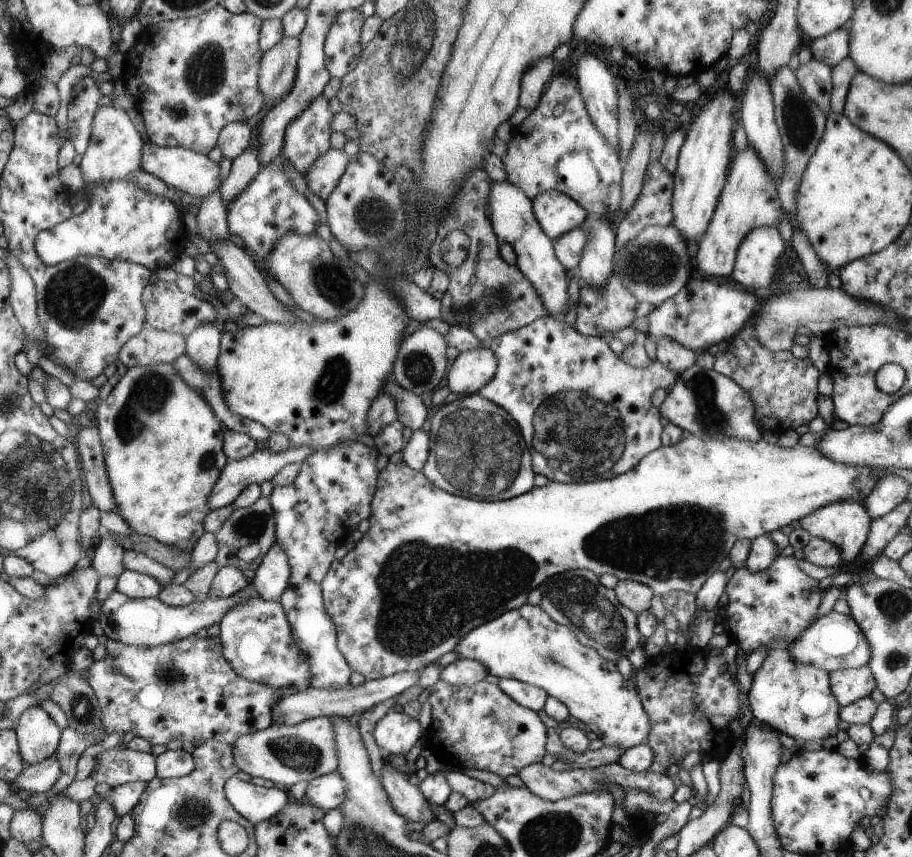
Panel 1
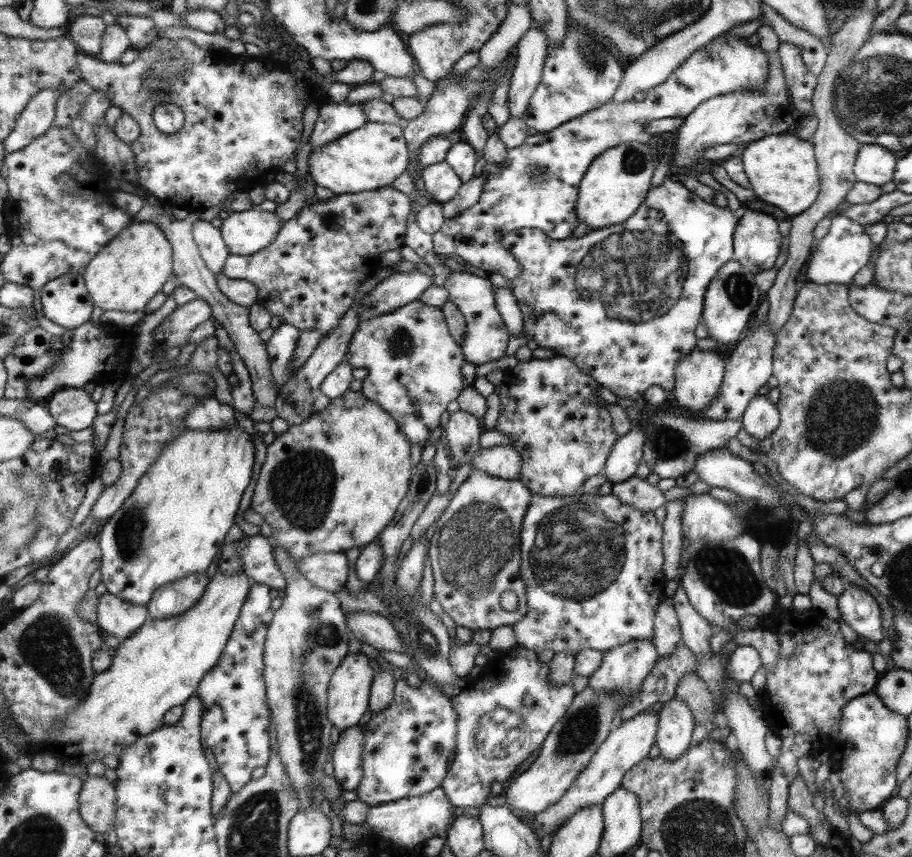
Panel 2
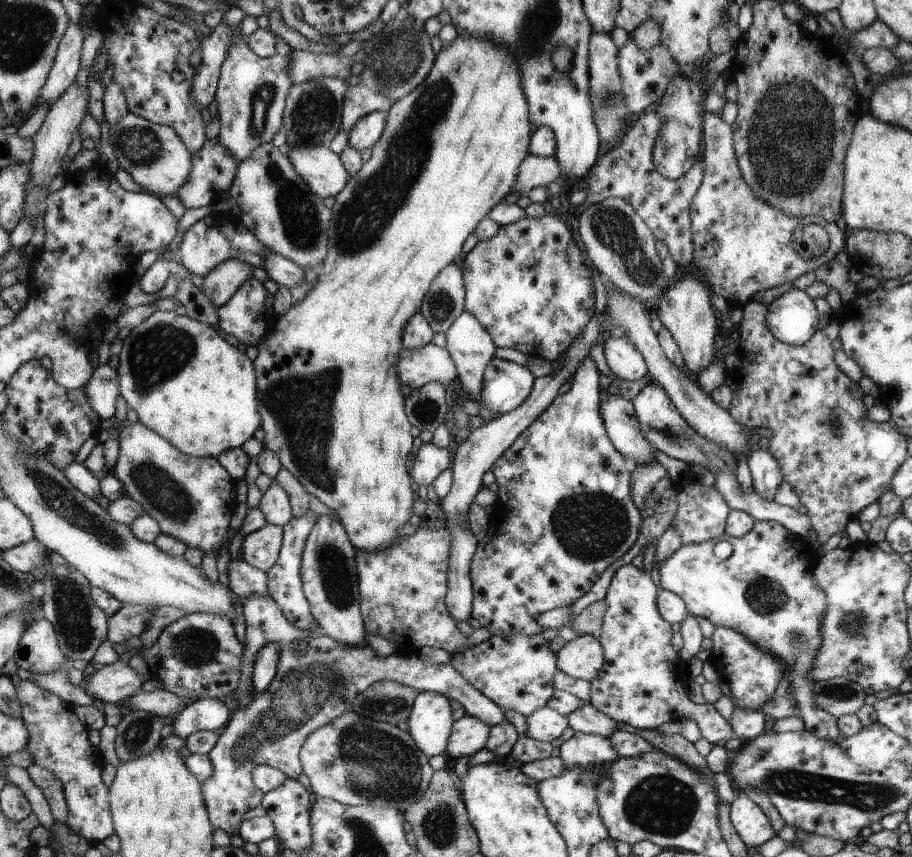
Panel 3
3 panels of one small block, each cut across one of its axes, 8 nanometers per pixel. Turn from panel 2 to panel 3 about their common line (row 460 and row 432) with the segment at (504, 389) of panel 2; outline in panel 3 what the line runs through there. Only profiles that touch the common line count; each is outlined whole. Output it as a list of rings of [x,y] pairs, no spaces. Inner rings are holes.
[[[588,356],[577,369],[574,377],[563,392],[554,398],[554,402],[542,412],[539,418],[530,424],[515,442],[494,462],[491,471],[496,475],[496,483],[499,485],[498,500],[492,504],[490,512],[490,526],[488,532],[477,542],[477,548],[470,564],[470,577],[472,578],[473,606],[471,616],[478,620],[482,627],[488,628],[492,635],[506,636],[506,634],[526,634],[533,636],[542,633],[545,629],[540,626],[539,618],[544,613],[556,608],[571,606],[588,590],[594,582],[600,578],[606,568],[619,560],[630,550],[638,538],[640,528],[640,508],[630,498],[630,472],[626,470],[626,460],[615,448],[615,444],[608,438],[607,426],[604,423],[602,405],[603,392],[600,390],[599,379],[601,373],[594,364],[594,360]]]

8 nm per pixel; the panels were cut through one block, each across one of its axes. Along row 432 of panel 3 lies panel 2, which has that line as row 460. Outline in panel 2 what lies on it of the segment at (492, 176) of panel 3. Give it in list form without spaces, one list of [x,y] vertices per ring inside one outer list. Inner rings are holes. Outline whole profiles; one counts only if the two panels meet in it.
[[[348,390],[338,399],[331,400],[328,408],[313,413],[302,424],[289,425],[286,432],[276,436],[274,441],[267,446],[266,461],[260,470],[250,508],[261,514],[264,517],[264,522],[272,527],[273,533],[269,540],[272,548],[280,548],[280,546],[287,548],[288,552],[294,557],[297,568],[299,568],[300,562],[310,553],[342,553],[351,548],[366,546],[368,542],[374,542],[374,538],[383,533],[384,526],[388,527],[391,520],[395,518],[400,504],[403,503],[404,496],[407,496],[406,490],[408,490],[408,484],[411,484],[410,476],[414,475],[412,473],[412,464],[408,464],[408,462],[410,462],[410,441],[399,427],[395,417],[377,402],[363,396],[361,391]]]

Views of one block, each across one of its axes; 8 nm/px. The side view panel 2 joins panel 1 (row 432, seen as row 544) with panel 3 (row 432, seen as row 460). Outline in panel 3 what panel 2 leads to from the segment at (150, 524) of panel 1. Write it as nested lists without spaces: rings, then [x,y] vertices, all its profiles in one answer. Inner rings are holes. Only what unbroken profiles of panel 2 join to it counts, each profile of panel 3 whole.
[[[156,310],[152,316],[148,316],[147,320],[133,327],[132,332],[123,341],[123,351],[119,356],[121,365],[118,370],[122,374],[122,393],[125,405],[128,410],[136,410],[141,424],[144,424],[150,430],[158,432],[168,442],[172,442],[172,446],[176,446],[180,452],[199,458],[212,456],[212,458],[218,459],[218,456],[223,454],[224,450],[242,447],[246,440],[254,436],[258,426],[262,426],[263,419],[260,416],[259,408],[259,376],[256,375],[255,363],[248,358],[244,351],[240,350],[241,348],[236,342],[226,337],[218,328],[198,322],[198,320],[192,319],[187,315],[178,316],[175,312]]]

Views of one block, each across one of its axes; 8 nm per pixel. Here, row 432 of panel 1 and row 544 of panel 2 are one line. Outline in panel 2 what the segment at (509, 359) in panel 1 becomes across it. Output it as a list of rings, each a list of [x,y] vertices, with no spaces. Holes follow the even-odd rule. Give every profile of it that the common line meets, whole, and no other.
[[[576,493],[568,497],[542,497],[542,495],[532,495],[531,507],[528,508],[527,517],[523,520],[522,533],[522,577],[527,585],[527,606],[528,613],[524,619],[515,622],[511,628],[517,638],[517,645],[530,648],[537,653],[543,650],[552,650],[555,654],[570,651],[574,655],[587,648],[596,649],[603,653],[613,648],[624,646],[633,640],[653,640],[654,638],[654,618],[656,617],[656,607],[660,603],[660,598],[664,599],[664,586],[666,586],[665,576],[662,574],[662,524],[654,516],[654,510],[642,512],[636,510],[630,504],[623,504],[618,497],[613,495],[590,495]]]

